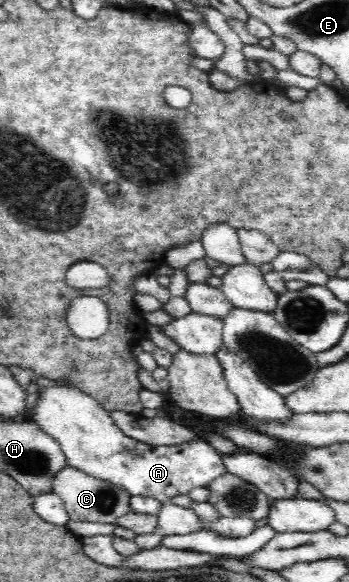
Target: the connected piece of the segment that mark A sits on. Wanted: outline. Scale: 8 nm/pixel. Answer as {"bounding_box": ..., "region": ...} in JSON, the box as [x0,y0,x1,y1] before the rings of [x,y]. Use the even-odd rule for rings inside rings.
{"bounding_box":[28,384,228,505],"region":[[[54,384],[54,386],[40,386],[38,392],[41,397],[28,420],[34,421],[42,431],[53,436],[60,443],[66,456],[67,467],[116,484],[132,496],[152,497],[164,505],[170,503],[176,496],[188,495],[196,488],[208,487],[214,479],[228,473],[220,453],[209,442],[200,438],[194,442],[174,446],[152,446],[124,434],[114,423],[112,415],[97,400],[78,388]]]}

